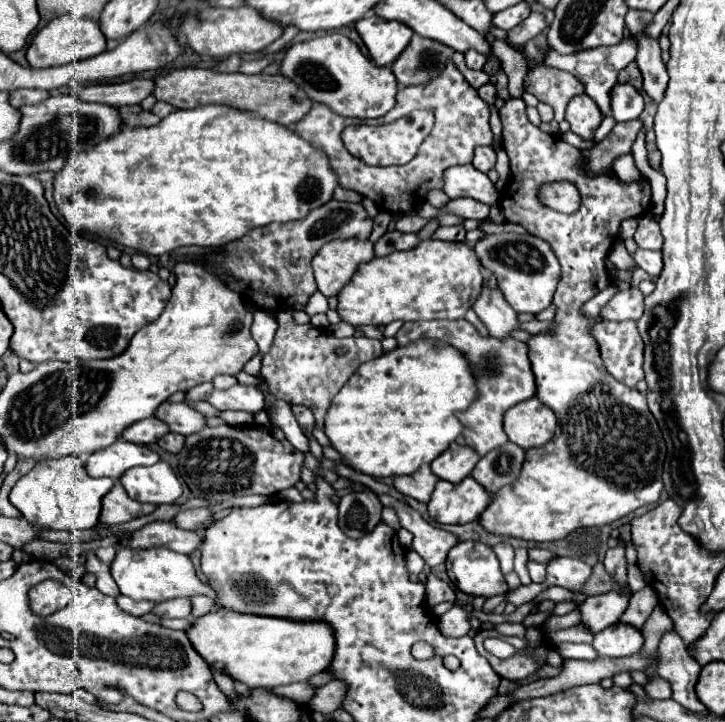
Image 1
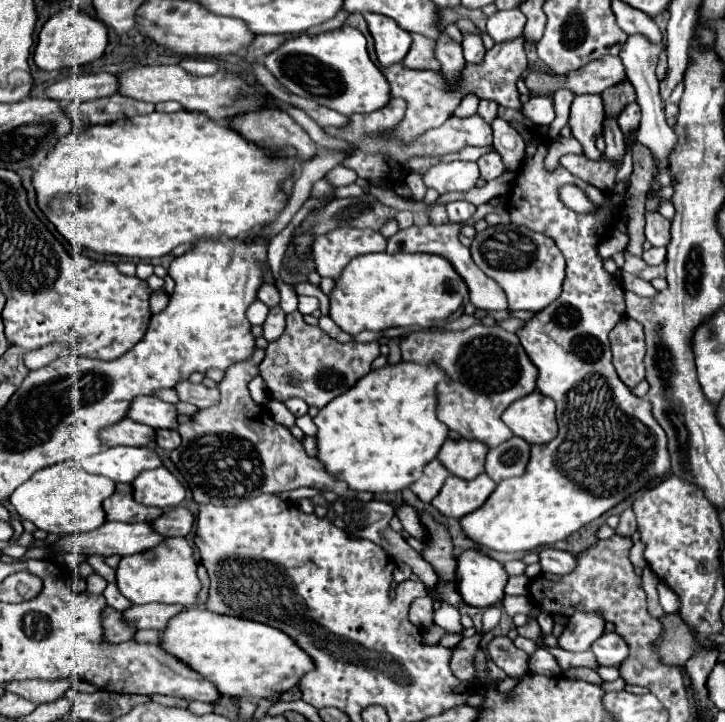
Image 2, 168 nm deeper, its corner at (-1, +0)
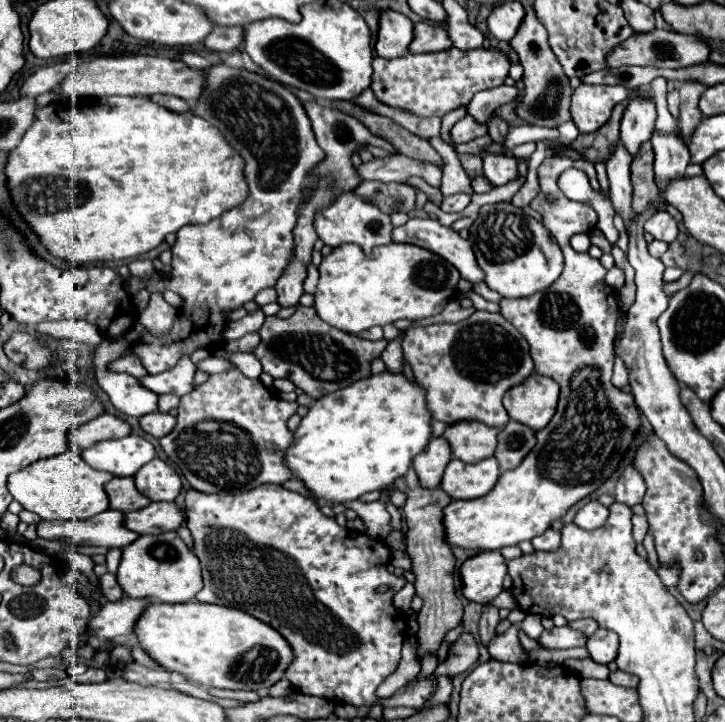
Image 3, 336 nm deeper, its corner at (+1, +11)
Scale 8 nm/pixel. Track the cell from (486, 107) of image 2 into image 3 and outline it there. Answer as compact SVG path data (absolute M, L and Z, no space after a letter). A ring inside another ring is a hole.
M492 115L490 121L488 121L488 135L492 137L494 143L498 143L498 141L504 143L504 137L508 135L508 125L500 117Z

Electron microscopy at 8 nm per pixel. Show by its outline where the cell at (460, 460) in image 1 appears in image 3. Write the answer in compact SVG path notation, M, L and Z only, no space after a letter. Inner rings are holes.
M460 421L448 425L444 437L450 441L454 457L464 463L478 463L494 453L498 429L480 425L480 421Z

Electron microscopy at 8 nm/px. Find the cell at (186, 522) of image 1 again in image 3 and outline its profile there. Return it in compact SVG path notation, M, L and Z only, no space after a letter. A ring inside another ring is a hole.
M150 503L144 509L136 509L136 511L130 511L124 515L124 527L138 535L156 535L156 533L176 531L182 525L182 521L184 521L182 511L174 503Z

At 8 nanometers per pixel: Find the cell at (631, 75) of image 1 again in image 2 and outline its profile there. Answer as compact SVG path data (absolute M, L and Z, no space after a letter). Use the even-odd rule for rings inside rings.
M624 80L622 84L614 84L614 88L608 88L602 94L602 98L604 98L604 106L608 108L608 112L612 112L616 116L616 114L620 114L622 106L634 102L634 98L636 98L634 86L628 80Z

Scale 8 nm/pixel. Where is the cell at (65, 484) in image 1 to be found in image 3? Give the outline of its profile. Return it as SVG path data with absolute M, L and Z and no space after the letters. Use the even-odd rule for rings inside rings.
M68 449L58 457L36 461L18 473L12 473L8 477L8 489L26 511L40 515L42 519L90 519L108 509L104 483L110 479L110 473L88 467L82 455Z

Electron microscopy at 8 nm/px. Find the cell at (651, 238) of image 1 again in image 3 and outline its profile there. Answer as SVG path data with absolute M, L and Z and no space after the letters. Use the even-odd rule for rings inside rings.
M668 211L652 213L652 217L646 221L646 231L652 233L654 239L666 241L666 243L672 243L676 239L676 235L678 235L676 221Z

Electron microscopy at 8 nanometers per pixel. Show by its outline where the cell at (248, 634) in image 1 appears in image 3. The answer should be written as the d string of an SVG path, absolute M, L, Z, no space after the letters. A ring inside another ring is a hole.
M188 601L188 603L150 603L148 609L140 615L140 621L134 629L134 635L142 649L164 669L184 675L188 681L202 685L206 689L254 689L254 691L266 691L274 683L278 683L284 677L284 671L288 669L290 661L294 659L294 653L290 645L284 641L284 637L272 629L270 625L258 621L256 617L222 607L222 605L206 605L200 601Z

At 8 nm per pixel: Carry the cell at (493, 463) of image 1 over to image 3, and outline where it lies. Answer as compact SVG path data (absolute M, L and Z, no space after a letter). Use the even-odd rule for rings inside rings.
M508 421L498 433L498 447L494 457L500 463L500 471L514 469L522 463L526 453L536 445L536 433L522 423Z

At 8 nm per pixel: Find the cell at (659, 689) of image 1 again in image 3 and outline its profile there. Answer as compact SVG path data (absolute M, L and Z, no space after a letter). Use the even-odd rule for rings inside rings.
M614 671L610 673L610 681L614 685L620 685L620 687L638 687L638 677L634 675L628 675L624 671Z

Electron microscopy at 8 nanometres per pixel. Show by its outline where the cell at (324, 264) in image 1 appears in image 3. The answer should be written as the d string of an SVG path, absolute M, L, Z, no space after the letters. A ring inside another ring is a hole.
M344 191L340 193L332 205L320 209L320 213L316 213L316 225L314 225L318 237L330 245L330 247L338 247L342 243L356 243L360 245L366 253L368 249L376 247L376 245L388 245L392 239L392 223L390 217L386 213L382 213L376 205L372 205L370 201L364 201L364 197L356 195L354 191Z

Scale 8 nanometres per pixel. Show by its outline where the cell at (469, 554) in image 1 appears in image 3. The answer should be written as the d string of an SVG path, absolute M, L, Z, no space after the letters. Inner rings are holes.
M480 551L466 559L460 569L464 597L488 605L502 591L506 573L506 559L500 551Z

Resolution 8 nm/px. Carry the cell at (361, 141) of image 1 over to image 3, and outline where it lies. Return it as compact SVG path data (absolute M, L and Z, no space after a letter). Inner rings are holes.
M484 47L480 49L446 49L436 53L406 53L398 59L382 59L374 57L372 61L374 73L372 73L372 91L374 93L392 93L392 105L398 109L406 109L418 117L442 117L444 113L464 107L478 91L492 89L496 85L502 85L508 77L510 59L490 47L488 51Z

